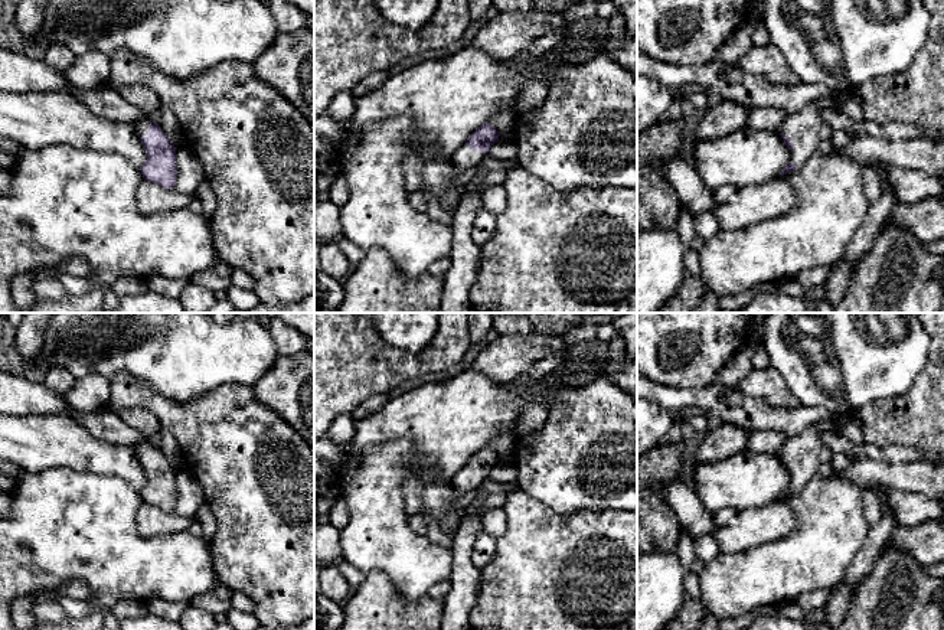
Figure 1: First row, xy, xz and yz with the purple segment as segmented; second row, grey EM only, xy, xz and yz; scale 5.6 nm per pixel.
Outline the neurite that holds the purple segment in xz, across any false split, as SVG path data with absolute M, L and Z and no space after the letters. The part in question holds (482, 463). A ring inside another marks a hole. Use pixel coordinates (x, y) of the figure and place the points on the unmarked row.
M490 445L480 448L467 464L453 476L453 486L464 493L480 487L491 469L499 464L499 458L499 454Z

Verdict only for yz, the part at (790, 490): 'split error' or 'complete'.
split error

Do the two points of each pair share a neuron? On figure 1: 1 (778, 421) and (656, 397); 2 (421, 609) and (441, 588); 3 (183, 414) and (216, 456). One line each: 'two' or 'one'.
1: one
2: two
3: one

